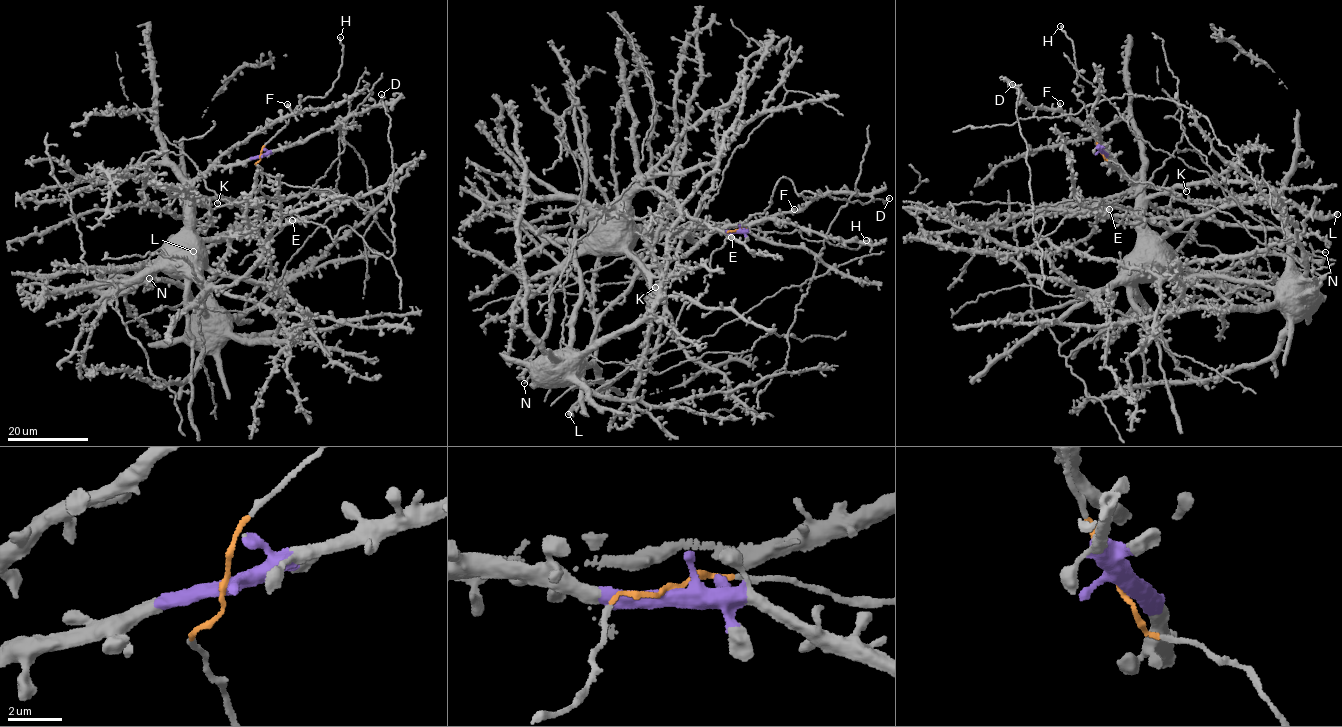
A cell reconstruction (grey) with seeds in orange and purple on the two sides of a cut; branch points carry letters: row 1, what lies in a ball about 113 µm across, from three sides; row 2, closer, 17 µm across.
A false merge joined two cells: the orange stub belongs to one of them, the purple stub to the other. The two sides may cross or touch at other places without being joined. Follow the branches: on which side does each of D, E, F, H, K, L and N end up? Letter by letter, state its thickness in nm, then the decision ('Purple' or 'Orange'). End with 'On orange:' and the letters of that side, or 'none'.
D: Thickness 200 nm. Purple
E: Thickness 420 nm. Purple
F: Thickness 460 nm. Purple
H: Thickness 220 nm. Orange
K: Thickness 380 nm. Purple
L: Thickness 500 nm. Purple
N: Thickness 180 nm. Purple
On orange: H

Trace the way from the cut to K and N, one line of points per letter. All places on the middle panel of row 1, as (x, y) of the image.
K: (737, 230), (684, 229), (663, 232), (657, 236), (650, 243), (653, 267), (662, 280), (661, 285), (655, 287)
N: (737, 230), (711, 228), (658, 234), (633, 230), (604, 247), (574, 257), (553, 280), (547, 331), (524, 383)

